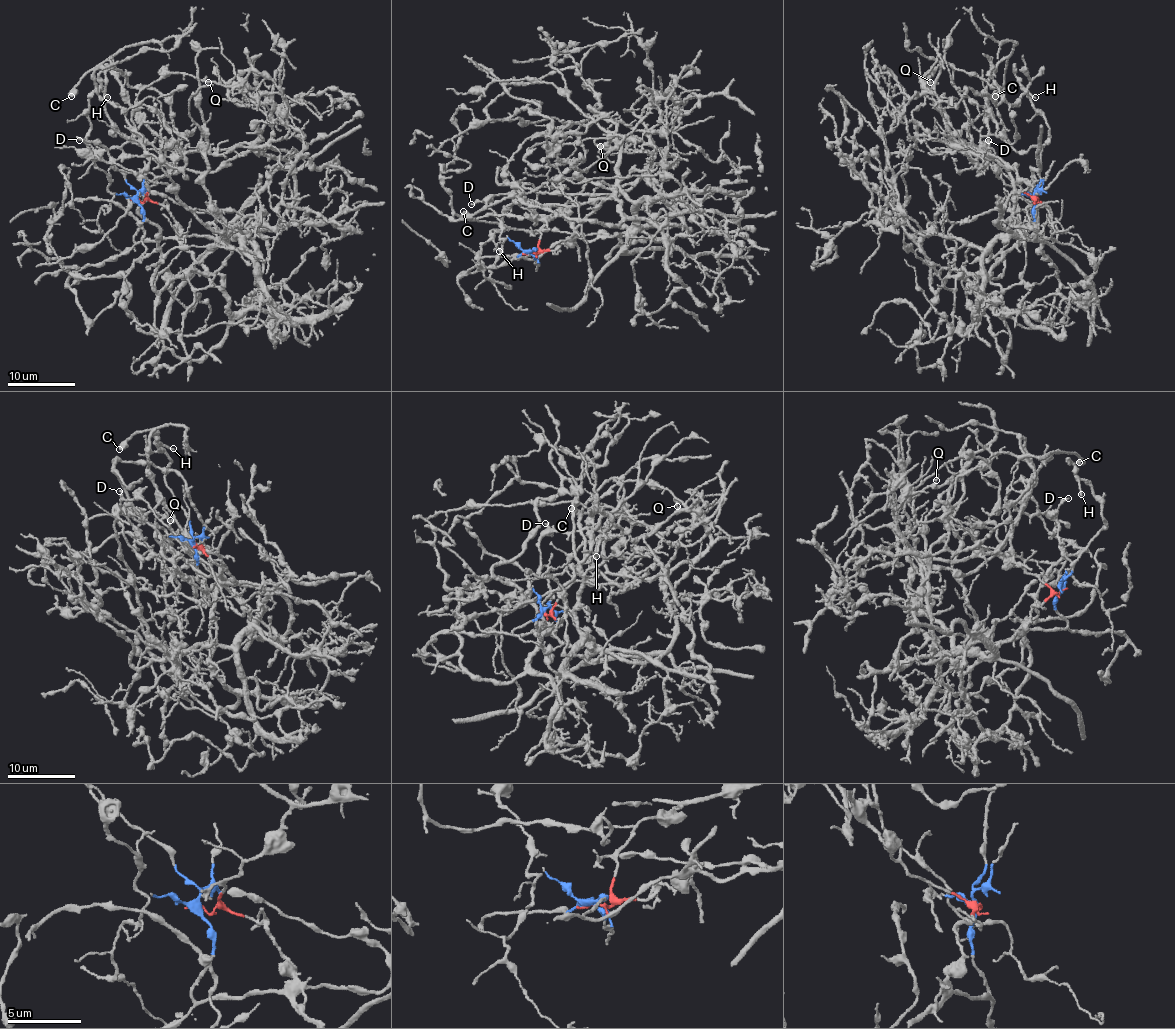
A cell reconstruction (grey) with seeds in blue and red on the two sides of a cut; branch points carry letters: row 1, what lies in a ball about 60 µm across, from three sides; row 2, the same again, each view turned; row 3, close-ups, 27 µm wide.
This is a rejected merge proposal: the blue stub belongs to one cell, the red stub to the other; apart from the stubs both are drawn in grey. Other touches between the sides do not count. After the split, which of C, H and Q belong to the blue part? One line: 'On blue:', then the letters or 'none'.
On blue: H

